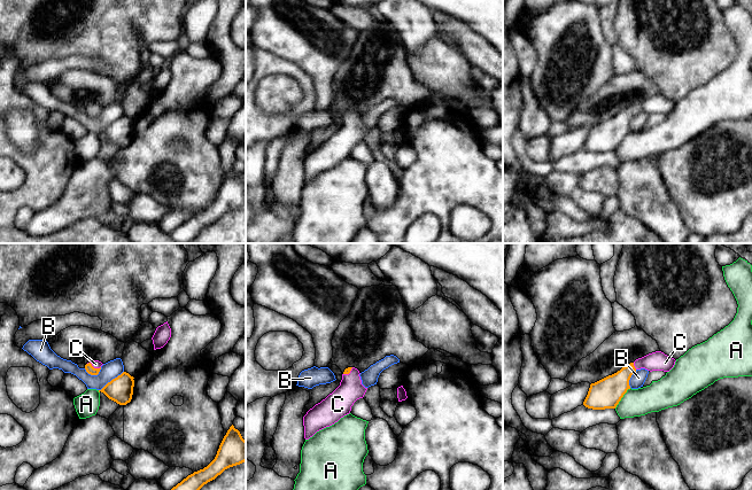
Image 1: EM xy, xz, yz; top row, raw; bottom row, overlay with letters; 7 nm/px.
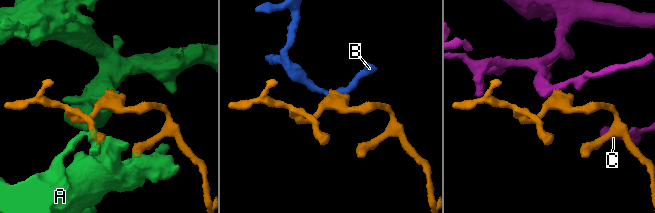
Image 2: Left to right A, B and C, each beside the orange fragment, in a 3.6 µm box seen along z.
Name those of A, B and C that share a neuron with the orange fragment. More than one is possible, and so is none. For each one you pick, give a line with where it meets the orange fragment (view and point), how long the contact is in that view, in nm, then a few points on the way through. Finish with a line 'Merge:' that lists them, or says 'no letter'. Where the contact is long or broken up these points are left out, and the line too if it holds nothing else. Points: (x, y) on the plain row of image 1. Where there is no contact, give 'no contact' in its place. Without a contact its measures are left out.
C: yz (634, 109) | 50 nm | across yz (609, 134), (634, 109), (640, 106), (658, 103)
Merge: C

